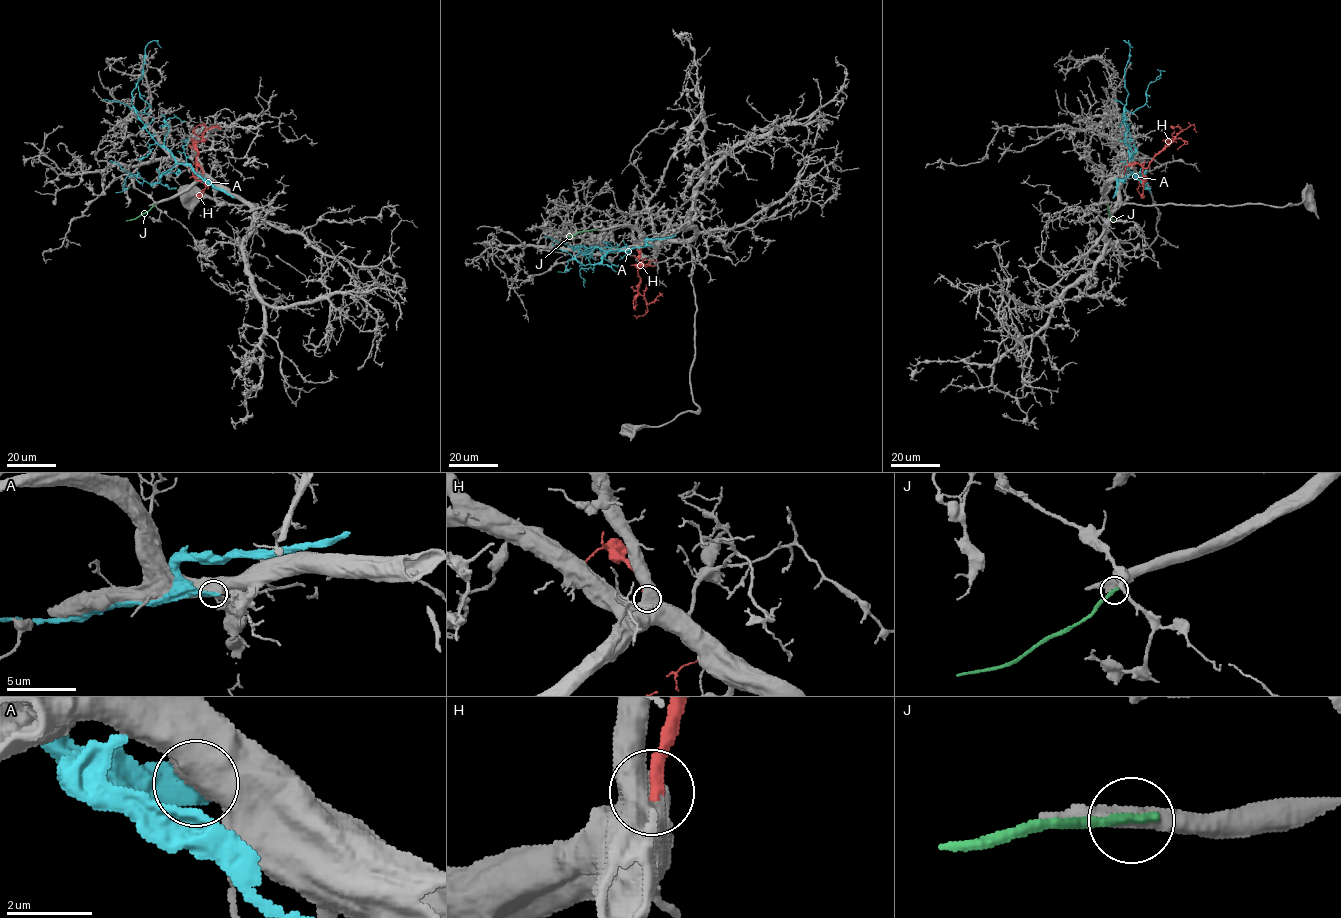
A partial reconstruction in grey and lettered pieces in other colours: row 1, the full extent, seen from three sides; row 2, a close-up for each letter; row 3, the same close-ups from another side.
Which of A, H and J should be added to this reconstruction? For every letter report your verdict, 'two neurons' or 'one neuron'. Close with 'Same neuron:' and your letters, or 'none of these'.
A: two neurons
H: one neuron
J: two neurons
Same neuron: H

